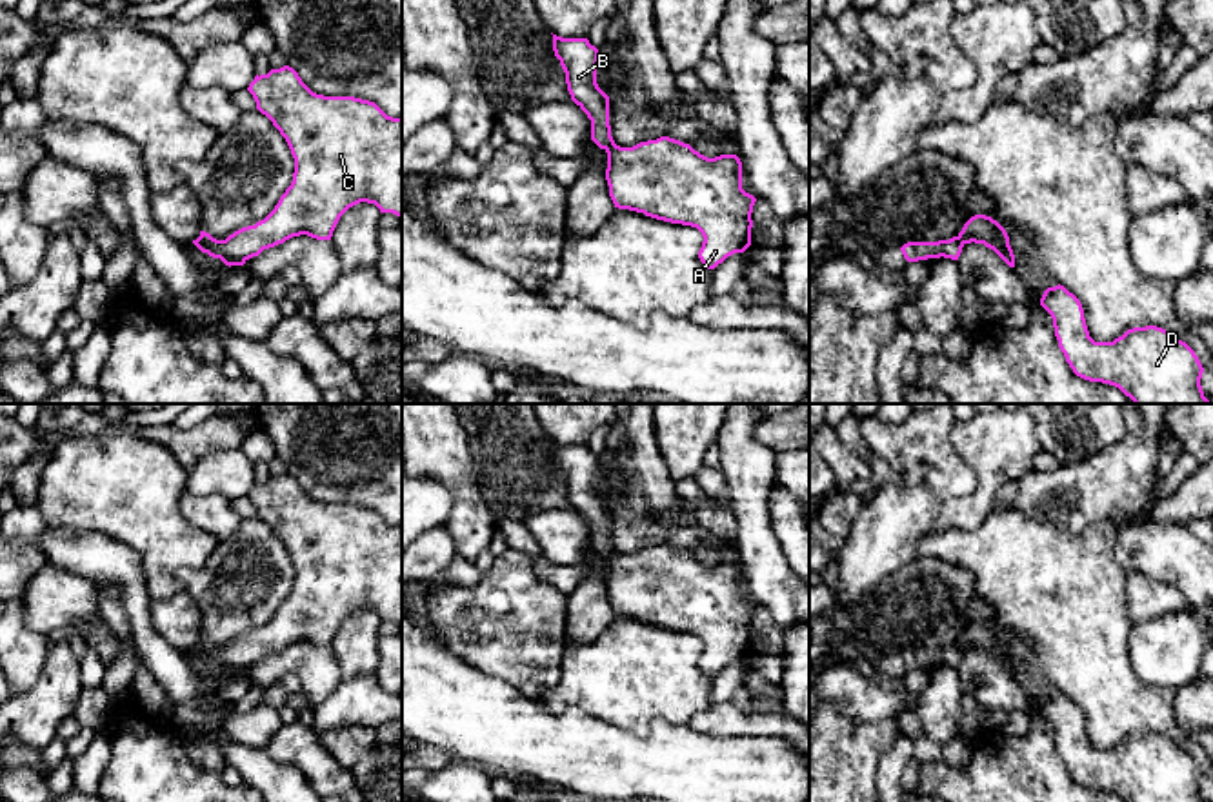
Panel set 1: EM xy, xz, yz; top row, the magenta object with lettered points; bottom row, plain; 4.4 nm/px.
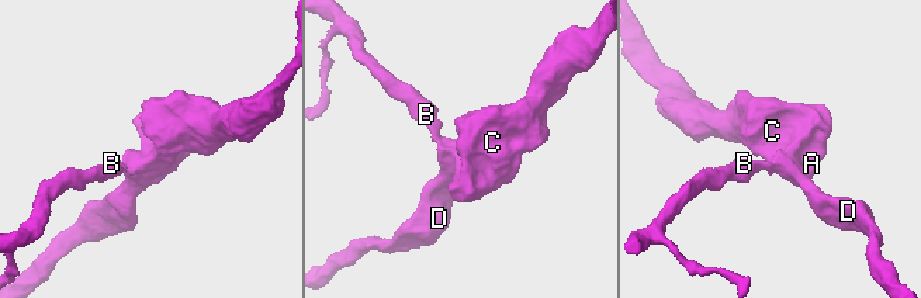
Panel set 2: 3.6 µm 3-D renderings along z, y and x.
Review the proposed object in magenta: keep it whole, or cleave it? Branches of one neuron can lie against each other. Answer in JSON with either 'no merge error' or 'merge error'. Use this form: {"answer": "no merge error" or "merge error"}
{"answer": "merge error"}

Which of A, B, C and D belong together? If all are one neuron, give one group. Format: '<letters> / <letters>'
A C D / B

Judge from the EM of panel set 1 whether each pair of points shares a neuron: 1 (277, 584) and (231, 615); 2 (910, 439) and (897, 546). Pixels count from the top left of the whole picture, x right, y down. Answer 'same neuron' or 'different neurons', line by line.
1: same neuron
2: same neuron

